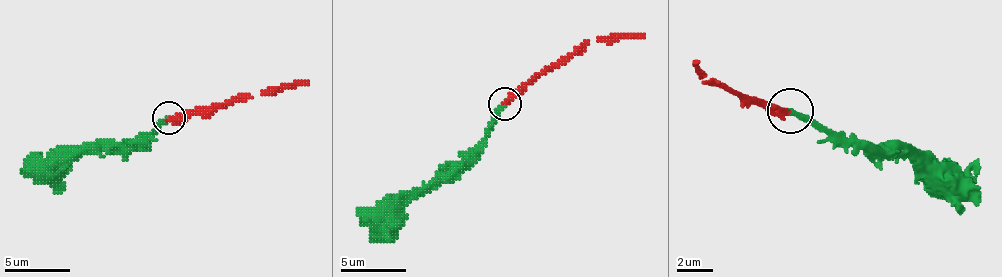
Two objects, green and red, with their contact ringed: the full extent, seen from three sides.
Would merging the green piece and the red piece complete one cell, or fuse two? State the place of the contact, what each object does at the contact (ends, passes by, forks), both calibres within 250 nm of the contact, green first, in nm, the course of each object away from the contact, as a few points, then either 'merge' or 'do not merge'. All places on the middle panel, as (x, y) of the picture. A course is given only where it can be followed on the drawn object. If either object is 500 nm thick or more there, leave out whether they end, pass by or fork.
place (505, 104); green ends; red ends; calibres 280 and 280 nm; course green (505, 103), (492, 129), (459, 162), (426, 185), (357, 215); course red (505, 103), (588, 40), (644, 37); merge

